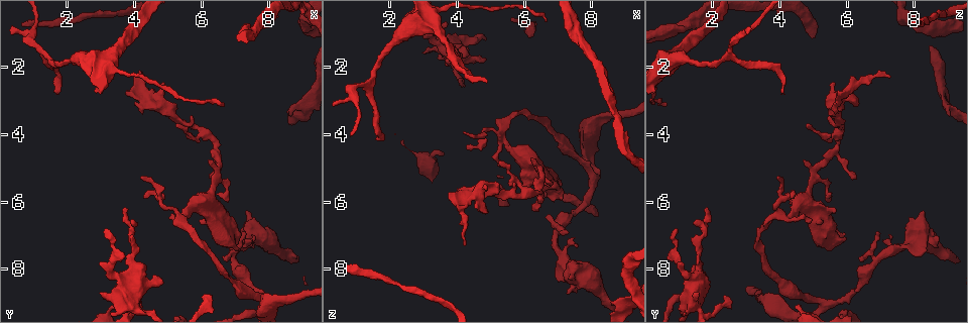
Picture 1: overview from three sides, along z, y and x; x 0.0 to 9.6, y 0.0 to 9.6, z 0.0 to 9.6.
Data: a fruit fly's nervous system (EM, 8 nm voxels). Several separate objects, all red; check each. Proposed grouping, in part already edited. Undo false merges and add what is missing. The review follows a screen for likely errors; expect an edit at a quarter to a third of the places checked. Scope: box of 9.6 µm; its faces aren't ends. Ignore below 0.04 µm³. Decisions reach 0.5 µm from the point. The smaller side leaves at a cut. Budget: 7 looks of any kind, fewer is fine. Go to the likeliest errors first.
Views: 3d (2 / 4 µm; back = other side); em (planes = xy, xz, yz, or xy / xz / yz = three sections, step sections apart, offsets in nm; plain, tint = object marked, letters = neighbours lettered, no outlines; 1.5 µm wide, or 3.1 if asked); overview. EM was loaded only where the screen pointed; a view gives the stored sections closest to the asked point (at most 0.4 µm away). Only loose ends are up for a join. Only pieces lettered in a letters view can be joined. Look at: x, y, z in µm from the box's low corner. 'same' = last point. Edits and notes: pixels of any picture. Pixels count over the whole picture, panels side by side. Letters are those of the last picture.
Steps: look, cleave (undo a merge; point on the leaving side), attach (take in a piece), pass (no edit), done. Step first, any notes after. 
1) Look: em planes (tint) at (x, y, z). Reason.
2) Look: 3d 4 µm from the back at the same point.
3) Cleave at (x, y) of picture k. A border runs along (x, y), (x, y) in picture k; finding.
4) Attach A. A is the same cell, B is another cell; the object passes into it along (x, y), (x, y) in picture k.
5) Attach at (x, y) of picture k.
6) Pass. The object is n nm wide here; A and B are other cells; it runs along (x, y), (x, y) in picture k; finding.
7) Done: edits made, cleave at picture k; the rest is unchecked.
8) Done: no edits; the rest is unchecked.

Look: em yz step 8 (tint) at (1.70, 2.70, 4.05). Branch stops here.

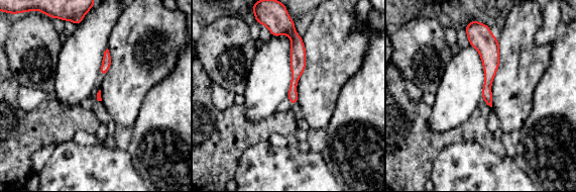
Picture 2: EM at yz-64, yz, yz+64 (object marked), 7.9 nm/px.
Look: em planes (letters) at the same point.

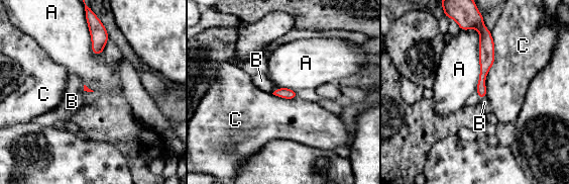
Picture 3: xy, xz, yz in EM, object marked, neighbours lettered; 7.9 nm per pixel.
Attach B. The longest contact is with C, 550 nm; B is the same cell, A and C are other cells; the object passes into it along (485, 66), (483, 97), (484, 102) in picture 3; it goes on there.

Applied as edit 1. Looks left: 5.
Look: overview.

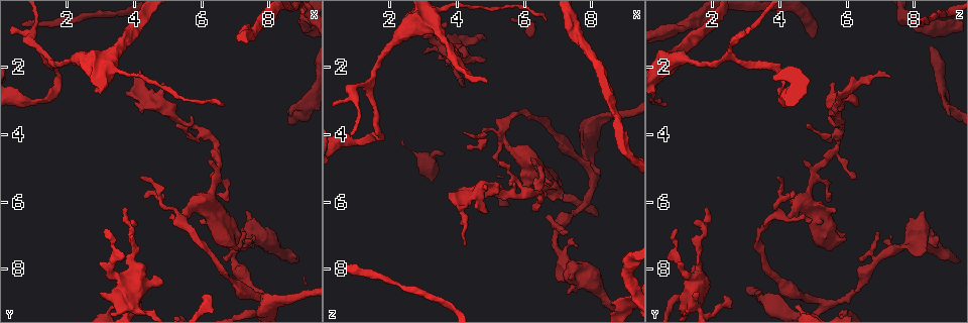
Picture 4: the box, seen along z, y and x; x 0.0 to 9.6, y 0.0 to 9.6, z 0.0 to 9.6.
Look: em planes (plain) at (6.75, 7.75, 6.35). Branch stops here.

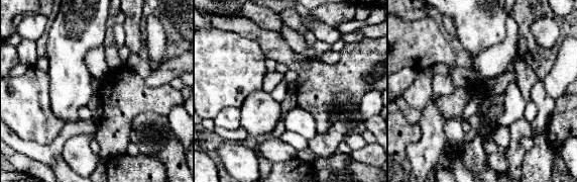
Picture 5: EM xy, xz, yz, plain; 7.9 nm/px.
Look: em planes (letters) at the same point.

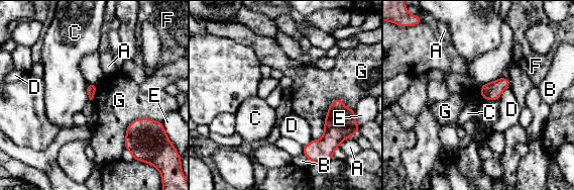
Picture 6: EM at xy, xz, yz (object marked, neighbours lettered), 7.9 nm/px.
Pass. A, B, C, D, E, F and G are other cells; none of them fits.

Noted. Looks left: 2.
Look: em planes (letters) at (5.35, 6.50, 4.90).

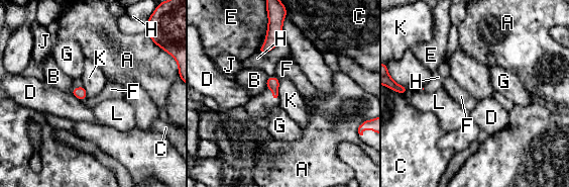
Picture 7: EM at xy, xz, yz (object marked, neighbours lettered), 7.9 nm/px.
Pass. A, B, C, D, E, F, G, H, J, K and L are other cells; no lettered piece goes on from it.

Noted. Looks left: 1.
Done: edits made, attach at picture 3; the rest is unchecked.

